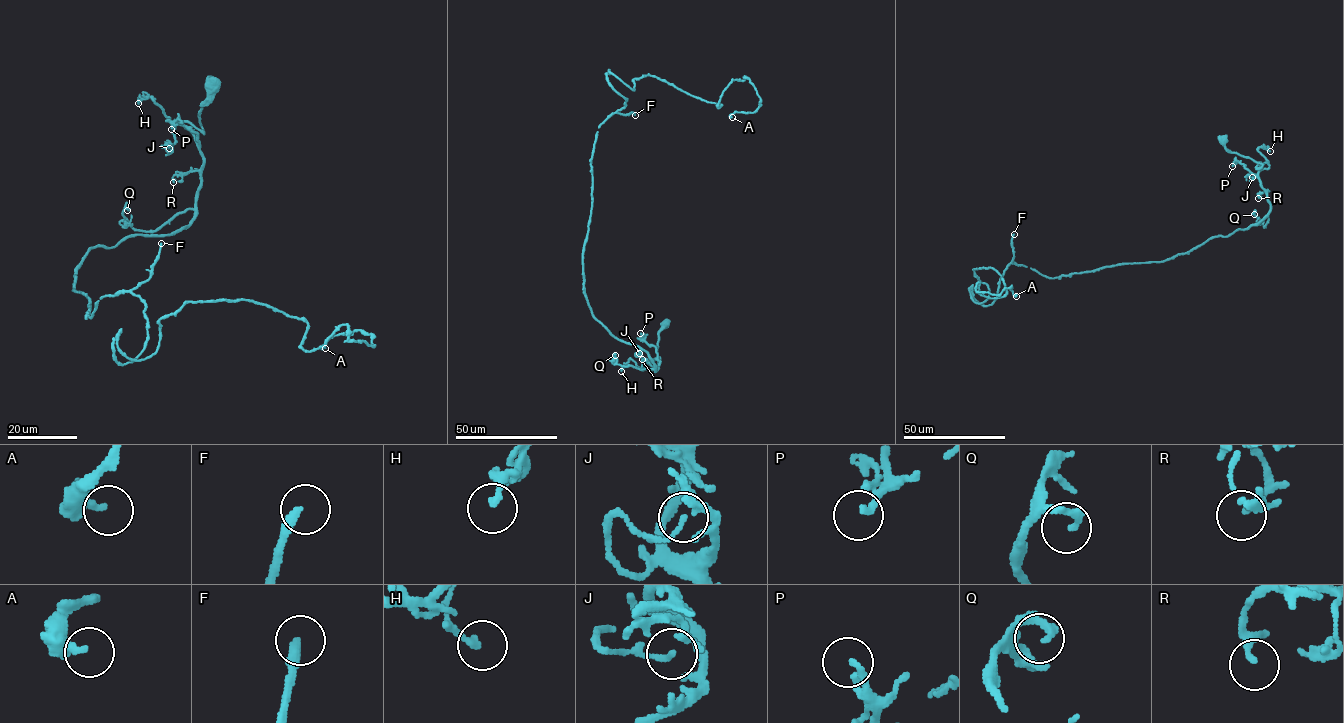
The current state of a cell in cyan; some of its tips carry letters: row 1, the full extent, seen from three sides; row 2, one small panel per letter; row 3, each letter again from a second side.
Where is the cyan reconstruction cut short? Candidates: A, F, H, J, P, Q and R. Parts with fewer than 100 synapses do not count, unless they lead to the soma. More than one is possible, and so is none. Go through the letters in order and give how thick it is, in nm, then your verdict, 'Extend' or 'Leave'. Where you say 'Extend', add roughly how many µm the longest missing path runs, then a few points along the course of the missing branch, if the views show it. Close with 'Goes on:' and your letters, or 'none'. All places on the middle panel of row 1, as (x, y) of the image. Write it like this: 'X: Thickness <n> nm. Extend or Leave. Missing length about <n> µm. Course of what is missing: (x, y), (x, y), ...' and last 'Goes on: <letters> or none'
A: Thickness 240 nm. Leave
F: Thickness 280 nm. Extend. Missing length about 140 µm. Course of what is missing: (635, 115), (643, 156), (634, 168), (645, 170), (644, 155), (636, 147), (616, 150), (610, 169), (628, 184)
H: Thickness 180 nm. Leave
J: Thickness 130 nm. Leave
P: Thickness 170 nm. Leave
Q: Thickness 240 nm. Leave
R: Thickness 140 nm. Leave
Goes on: F

